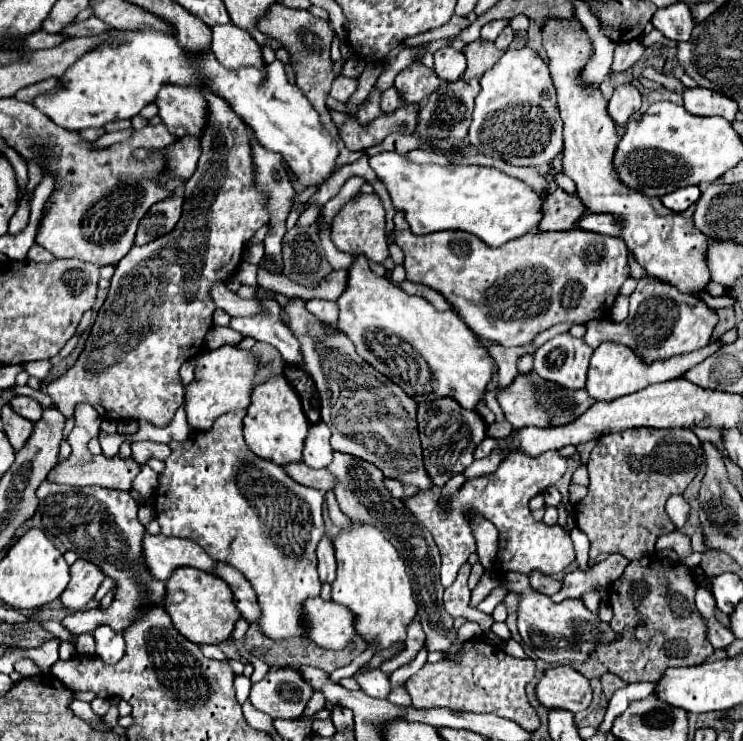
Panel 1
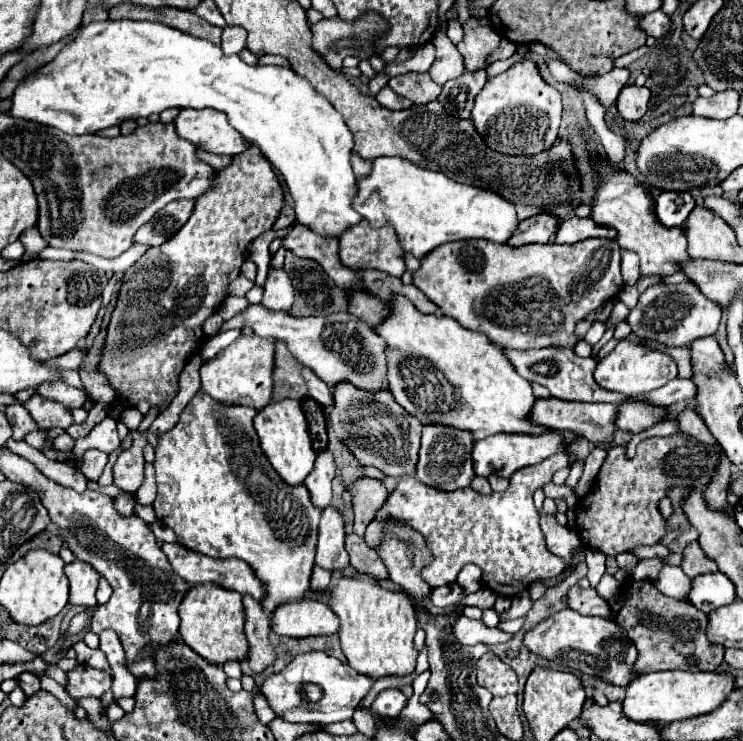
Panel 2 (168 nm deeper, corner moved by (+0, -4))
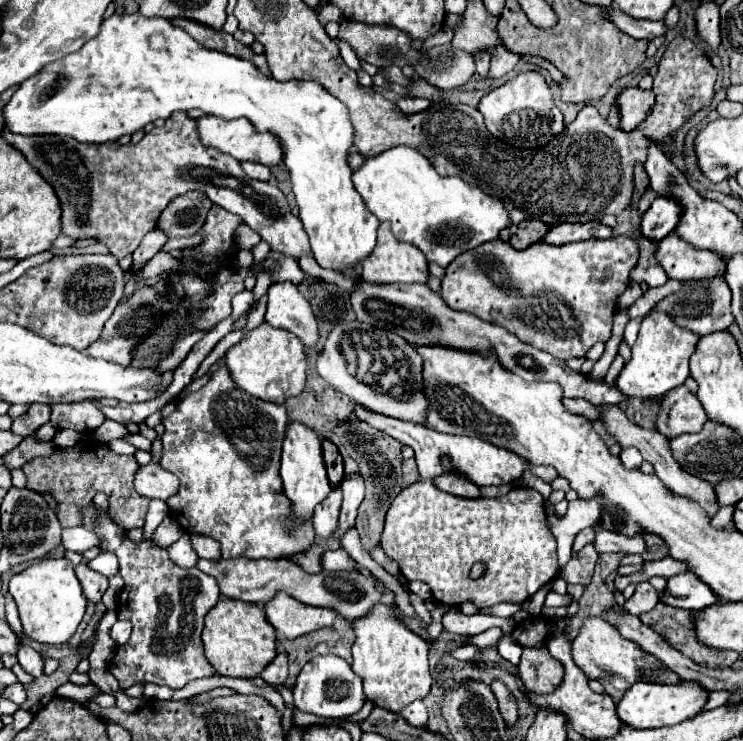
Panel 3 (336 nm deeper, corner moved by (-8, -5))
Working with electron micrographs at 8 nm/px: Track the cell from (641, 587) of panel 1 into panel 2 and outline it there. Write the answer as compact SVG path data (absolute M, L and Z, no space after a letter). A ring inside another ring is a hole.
M628 579L626 597L622 609L616 613L620 627L626 629L628 637L638 649L638 661L634 663L634 675L652 671L684 669L684 671L714 671L724 659L724 647L710 643L706 637L708 615L698 611L692 603L676 601L662 595L652 581Z

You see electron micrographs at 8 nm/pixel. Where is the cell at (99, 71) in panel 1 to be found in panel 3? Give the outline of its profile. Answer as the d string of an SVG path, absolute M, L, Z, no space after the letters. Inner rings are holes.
M138 12L136 14L112 14L110 18L106 18L102 22L102 28L100 28L100 34L92 40L88 40L78 52L70 54L70 56L64 56L62 60L54 62L54 64L46 64L38 74L34 74L30 80L24 80L18 90L14 92L14 96L10 98L10 102L4 106L4 126L14 132L14 134L24 134L24 136L34 136L34 134L56 134L56 136L70 136L78 142L88 142L88 144L104 144L104 142L114 142L118 140L120 136L124 134L134 134L136 130L142 130L146 124L162 118L166 120L172 112L176 110L190 110L190 108L200 108L204 110L206 114L214 114L214 116L220 116L220 118L226 118L226 120L232 120L232 118L248 118L252 124L256 124L258 130L268 130L268 132L274 132L280 140L282 140L282 146L284 146L284 166L290 170L290 178L292 178L292 190L296 194L296 204L300 208L300 214L298 218L302 220L304 224L304 230L310 238L310 248L314 252L314 258L316 262L322 266L322 268L328 268L328 270L336 270L336 272L344 272L344 270L350 270L350 268L358 268L360 262L364 258L370 256L370 252L374 250L376 246L376 230L380 226L380 222L376 220L374 214L370 214L360 198L360 194L356 192L354 184L352 184L352 170L348 168L348 150L352 146L352 140L354 140L354 130L352 130L352 124L348 120L348 112L346 112L346 106L340 104L338 98L334 98L330 92L326 92L320 84L314 84L312 80L290 80L290 82L278 82L278 80L272 80L270 76L264 76L258 68L254 68L254 64L250 64L248 60L242 60L242 58L236 58L236 56L226 56L224 52L214 52L214 50L206 50L202 48L188 32L184 32L182 28L176 28L170 24L170 20L166 18L142 18Z

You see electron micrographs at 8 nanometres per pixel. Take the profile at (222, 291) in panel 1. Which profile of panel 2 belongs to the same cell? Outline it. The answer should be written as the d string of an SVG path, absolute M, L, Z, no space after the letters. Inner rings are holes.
M248 305L244 311L224 323L226 329L250 327L258 337L272 337L284 341L288 351L306 367L310 367L320 379L326 379L330 387L340 381L352 381L360 389L386 387L386 357L384 343L366 323L354 319L350 313L334 313L326 317L294 317L286 311L272 311L264 305Z

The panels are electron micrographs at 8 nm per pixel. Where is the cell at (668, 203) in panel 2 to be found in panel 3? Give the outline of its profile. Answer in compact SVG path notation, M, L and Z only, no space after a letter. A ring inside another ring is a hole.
M658 196L652 202L652 206L642 214L640 234L650 242L658 242L676 228L678 220L680 220L678 202Z

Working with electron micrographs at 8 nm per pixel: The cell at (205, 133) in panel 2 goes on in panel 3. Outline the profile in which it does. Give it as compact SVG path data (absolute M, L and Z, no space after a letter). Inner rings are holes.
M204 116L198 120L198 134L200 134L202 144L218 148L220 152L230 154L240 162L248 160L248 162L258 162L264 166L278 166L284 158L284 150L282 150L278 136L274 136L272 132L258 132L254 128L254 124L250 120L244 120L244 118L224 120L218 116Z

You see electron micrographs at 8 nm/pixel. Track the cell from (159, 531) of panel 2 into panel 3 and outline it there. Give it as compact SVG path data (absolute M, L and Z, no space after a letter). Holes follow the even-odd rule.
M190 534L190 540L192 540L192 548L198 552L200 558L220 560L220 542L200 534Z

